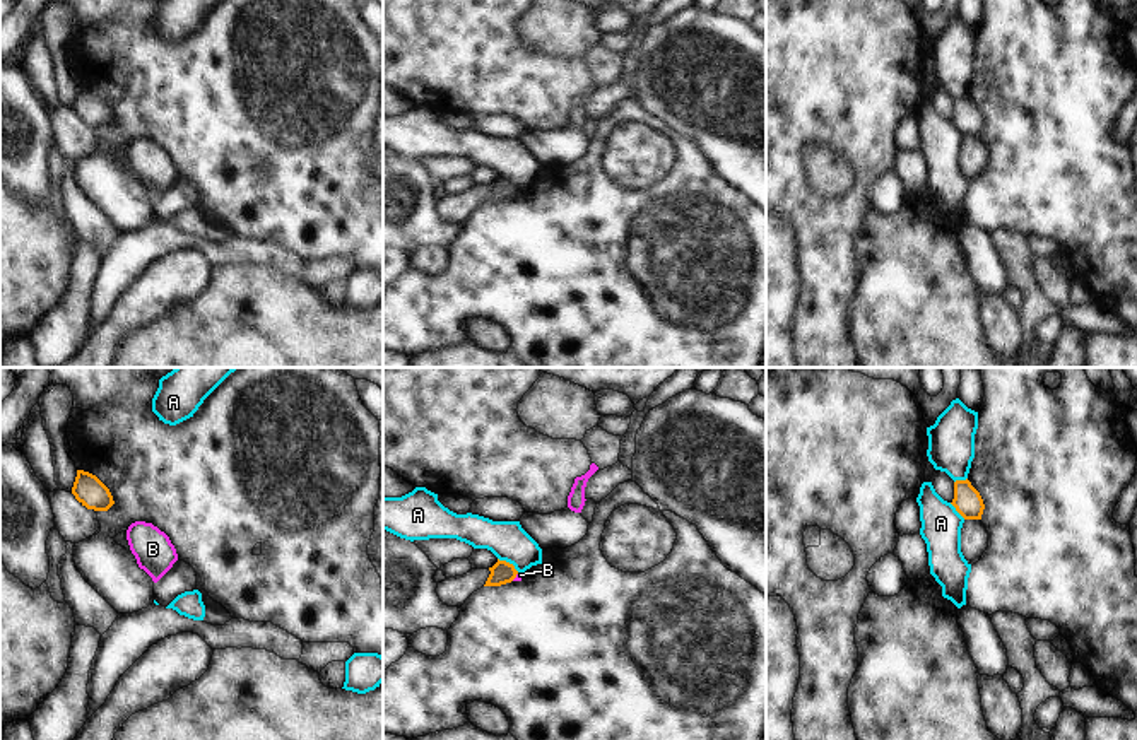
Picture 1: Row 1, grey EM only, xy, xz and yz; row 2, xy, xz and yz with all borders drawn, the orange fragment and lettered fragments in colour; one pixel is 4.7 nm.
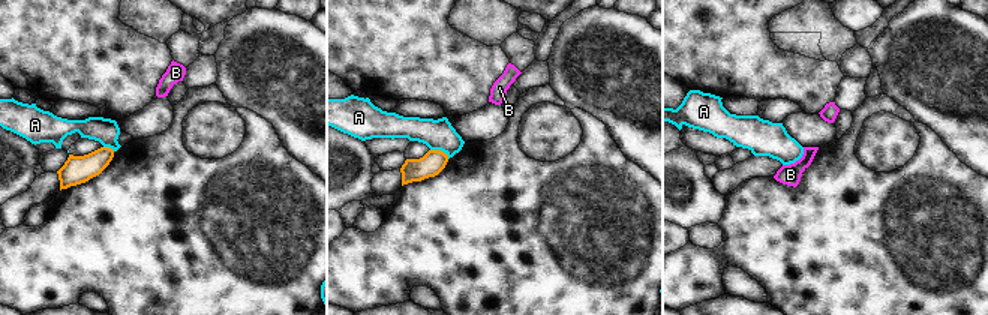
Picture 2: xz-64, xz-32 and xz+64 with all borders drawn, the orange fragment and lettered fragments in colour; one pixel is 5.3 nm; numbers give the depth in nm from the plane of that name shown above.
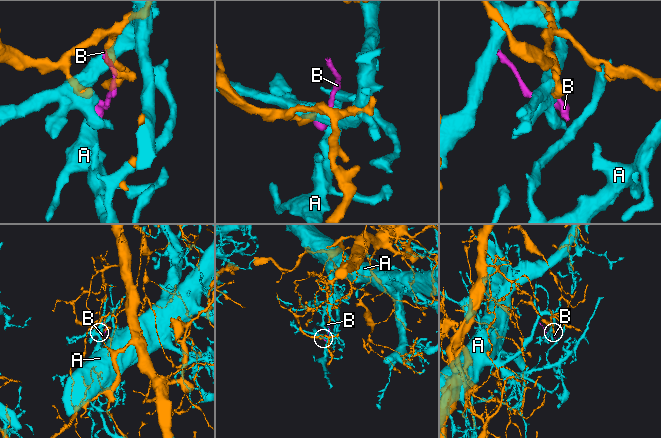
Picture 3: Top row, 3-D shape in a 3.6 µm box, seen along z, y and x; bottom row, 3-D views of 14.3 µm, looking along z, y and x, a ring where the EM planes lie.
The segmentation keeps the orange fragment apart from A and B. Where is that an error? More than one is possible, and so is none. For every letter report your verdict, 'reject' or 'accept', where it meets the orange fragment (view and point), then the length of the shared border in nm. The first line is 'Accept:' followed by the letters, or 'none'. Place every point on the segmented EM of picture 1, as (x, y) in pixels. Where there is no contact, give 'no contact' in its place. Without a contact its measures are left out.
Accept: none
A: reject; meets orange in xz at (508, 563); contact 120 nm long
B: reject; meets orange in xz at (515, 576); contact 50 nm long

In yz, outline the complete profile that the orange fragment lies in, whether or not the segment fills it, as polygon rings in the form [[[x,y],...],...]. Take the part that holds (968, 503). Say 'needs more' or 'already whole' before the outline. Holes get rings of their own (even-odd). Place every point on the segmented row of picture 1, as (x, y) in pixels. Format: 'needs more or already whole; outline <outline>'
already whole; outline [[[968,479],[954,482],[954,499],[951,504],[964,520],[981,520],[985,509],[980,492]]]

